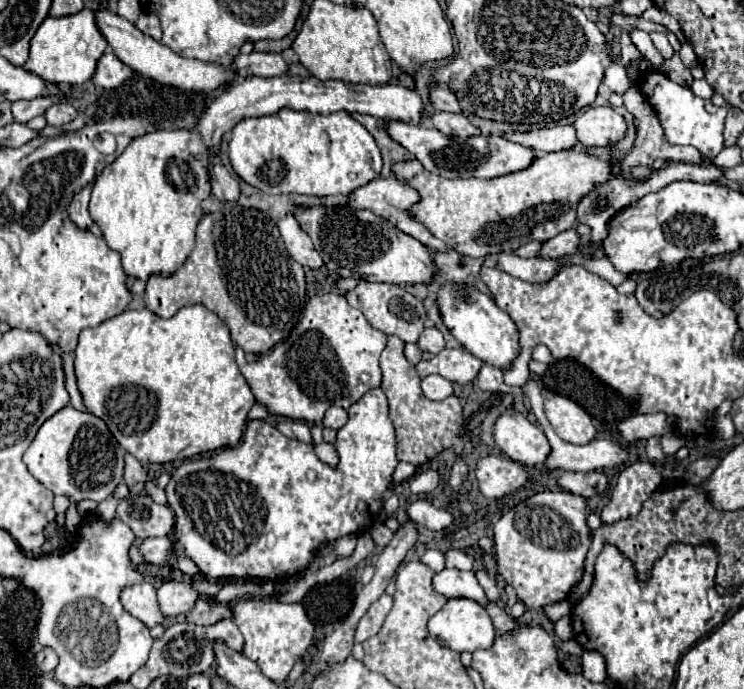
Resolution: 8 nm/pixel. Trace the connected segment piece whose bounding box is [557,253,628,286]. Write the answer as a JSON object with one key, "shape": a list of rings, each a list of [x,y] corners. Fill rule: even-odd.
{"shape":[[[576,253],[558,258],[557,260],[564,263],[570,262],[571,264],[582,265],[586,270],[588,270],[588,272],[592,272],[592,274],[596,274],[596,276],[604,278],[604,280],[606,280],[606,282],[610,282],[612,286],[618,286],[618,284],[622,284],[622,282],[628,278],[626,274],[618,272],[606,256],[592,256],[592,258],[584,258],[583,255]]]}

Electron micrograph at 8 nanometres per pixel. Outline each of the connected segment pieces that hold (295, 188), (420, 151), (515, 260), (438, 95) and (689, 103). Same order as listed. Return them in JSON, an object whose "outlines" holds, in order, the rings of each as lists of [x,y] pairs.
{"outlines":[[[[282,108],[276,114],[260,116],[260,118],[244,118],[232,130],[230,140],[230,162],[234,172],[254,188],[266,194],[308,194],[308,196],[332,196],[342,194],[348,196],[354,188],[368,184],[370,180],[380,176],[382,156],[372,138],[372,134],[354,120],[348,112],[332,112],[332,114],[312,114],[312,112],[296,112],[290,108]]],[[[388,122],[386,126],[388,134],[400,142],[416,160],[422,162],[422,166],[438,176],[444,178],[498,178],[512,172],[520,172],[528,168],[536,160],[536,152],[528,146],[516,144],[506,140],[504,136],[470,136],[466,140],[462,138],[450,138],[436,128],[422,128],[408,122]]],[[[514,252],[512,254],[498,254],[498,270],[504,270],[516,278],[528,280],[528,282],[546,282],[554,276],[554,272],[558,272],[562,264],[550,258],[520,258]]],[[[432,84],[428,90],[428,98],[432,102],[432,106],[436,110],[444,110],[444,112],[462,112],[460,104],[454,96],[454,92],[448,86],[436,86]]],[[[658,72],[644,74],[640,78],[640,88],[644,96],[650,100],[650,104],[654,106],[654,112],[660,118],[660,124],[664,126],[670,144],[682,144],[682,146],[690,144],[698,148],[702,154],[706,154],[708,158],[714,158],[724,148],[722,130],[724,130],[726,108],[714,106],[710,100],[696,96],[688,86],[680,86]]]]}

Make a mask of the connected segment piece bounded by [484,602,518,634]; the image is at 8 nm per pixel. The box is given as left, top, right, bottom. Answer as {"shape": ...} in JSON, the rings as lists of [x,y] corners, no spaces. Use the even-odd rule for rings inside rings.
{"shape":[[[486,602],[484,604],[486,612],[490,614],[492,622],[494,622],[494,628],[498,634],[506,634],[506,632],[512,632],[514,628],[518,628],[518,622],[512,620],[504,608],[500,608],[496,602]]]}

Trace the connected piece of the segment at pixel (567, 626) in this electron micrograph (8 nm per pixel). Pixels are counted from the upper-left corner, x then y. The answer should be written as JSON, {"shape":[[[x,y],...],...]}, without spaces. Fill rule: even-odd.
{"shape":[[[564,616],[564,618],[560,618],[560,620],[554,624],[554,634],[556,634],[560,640],[570,640],[570,638],[572,638],[572,622],[570,622],[570,616]]]}

